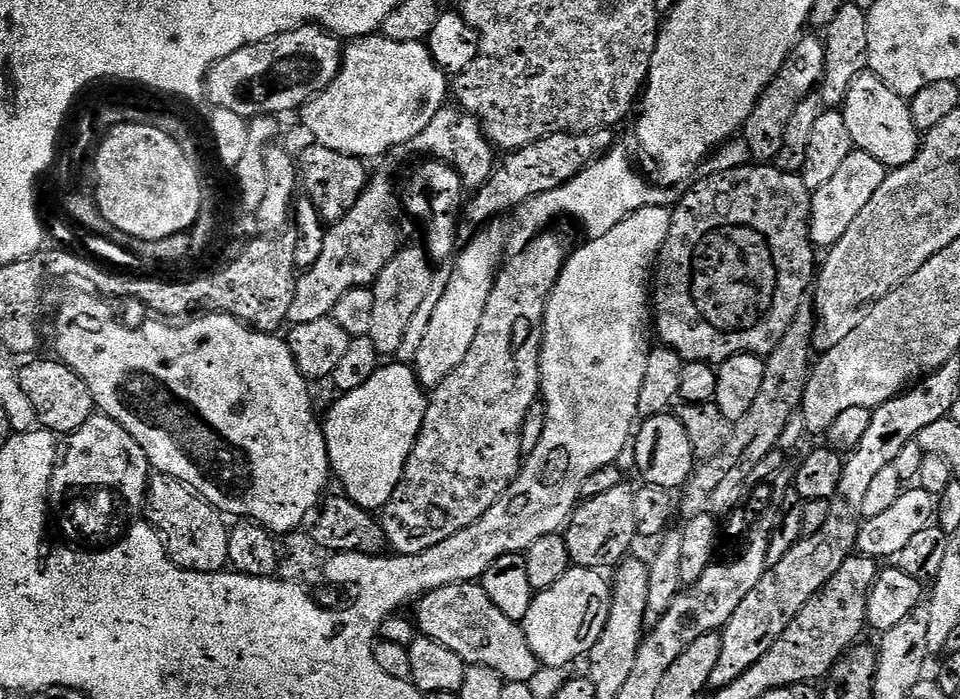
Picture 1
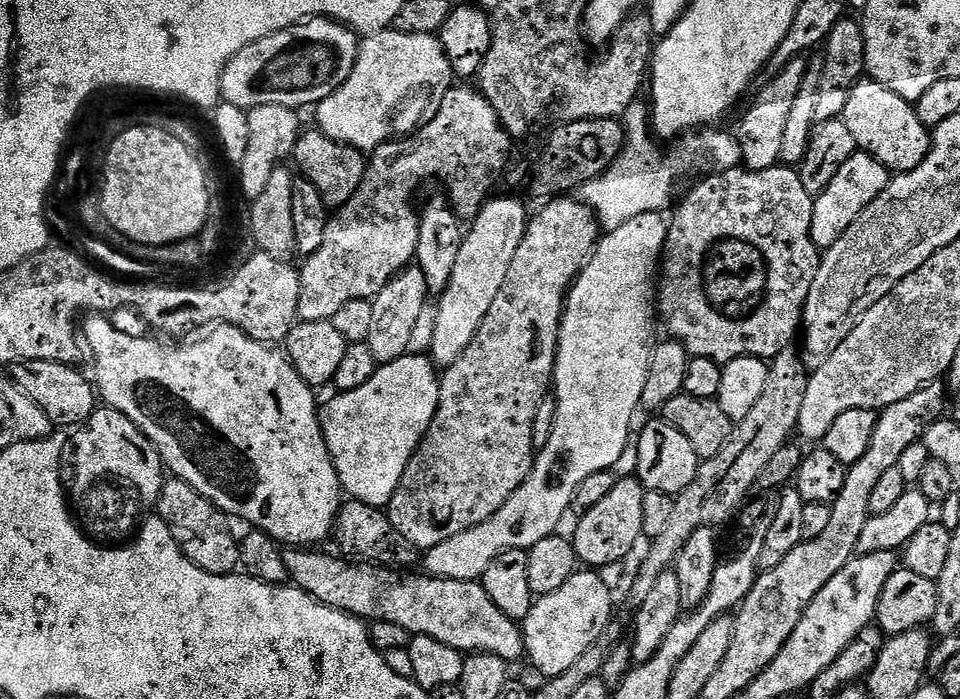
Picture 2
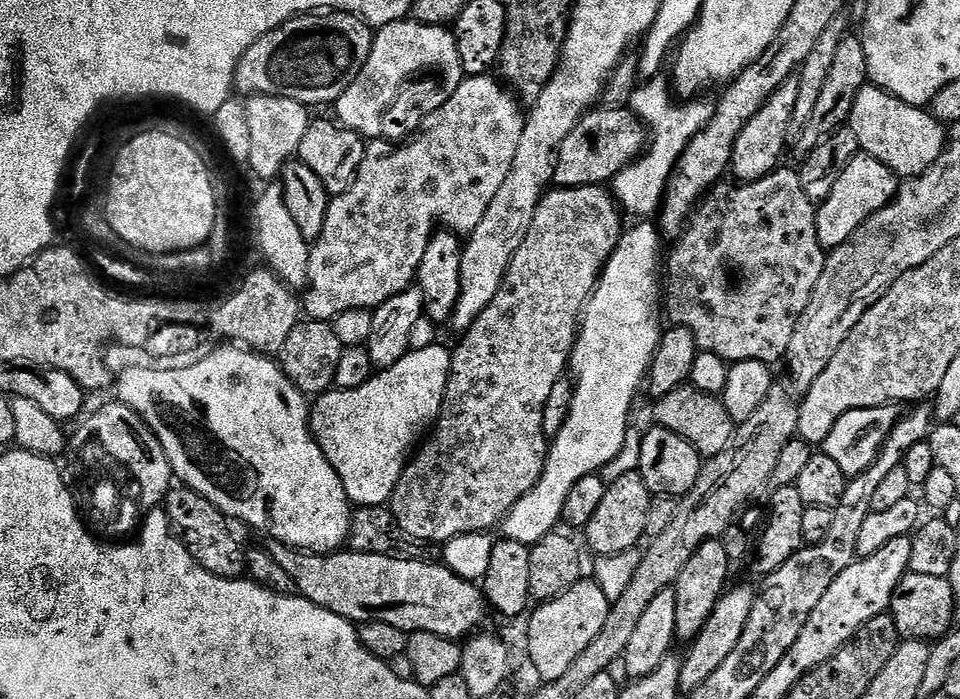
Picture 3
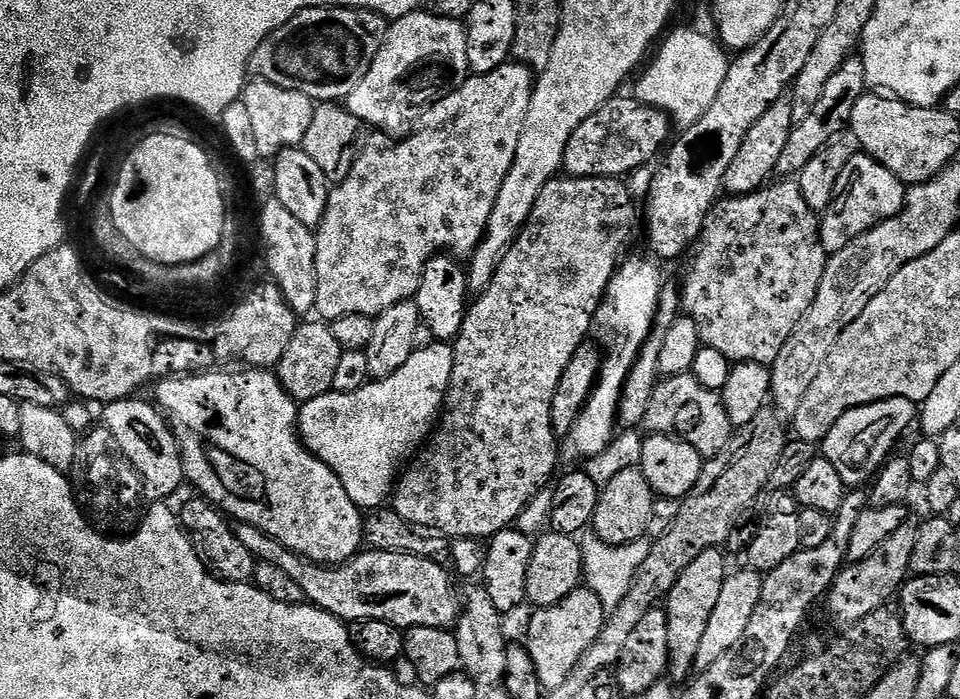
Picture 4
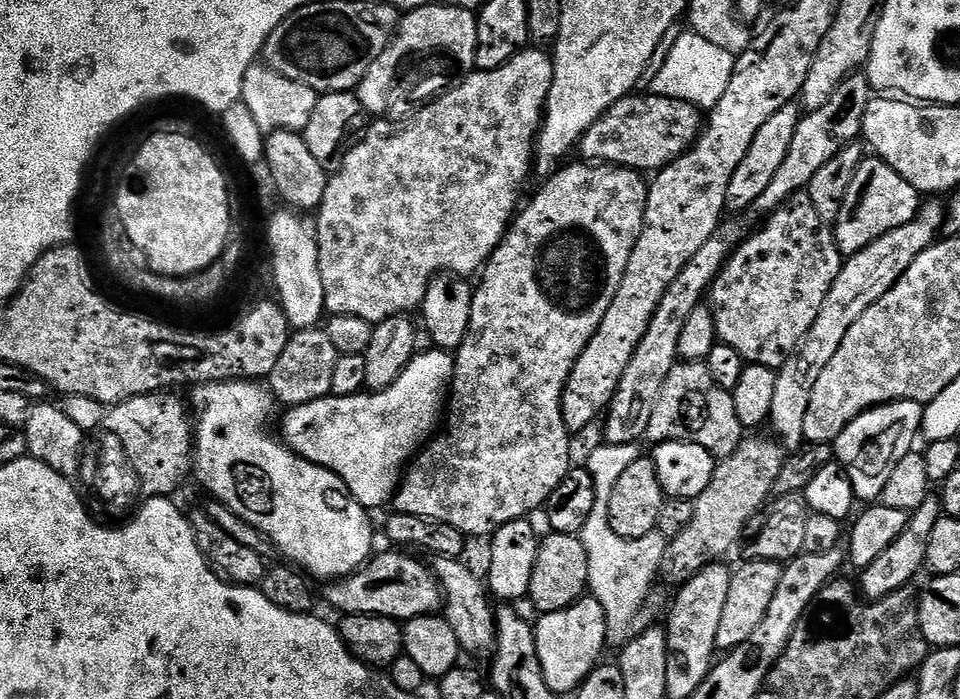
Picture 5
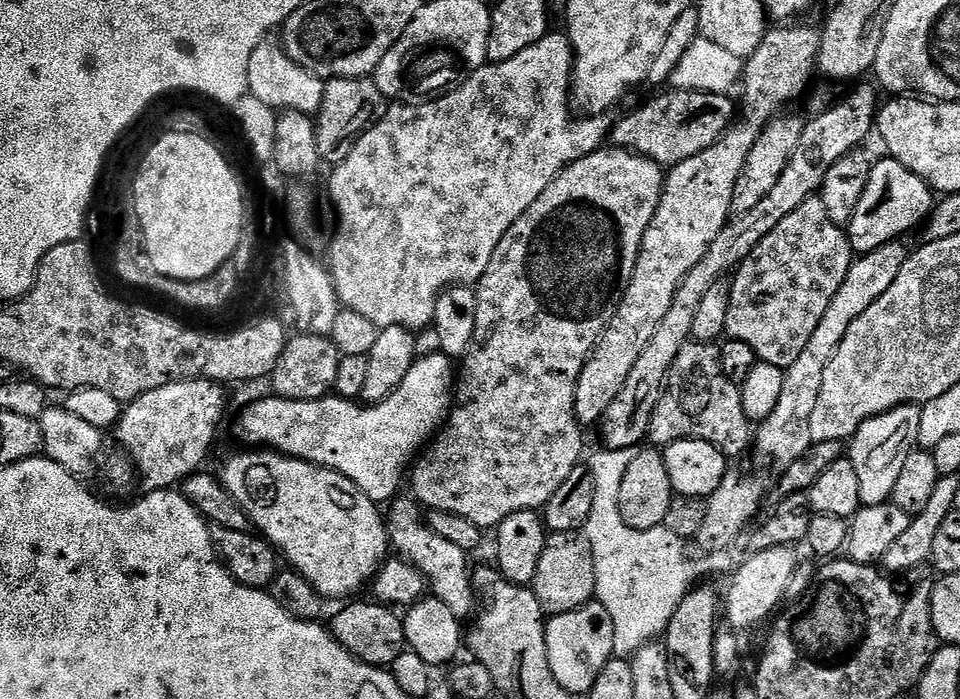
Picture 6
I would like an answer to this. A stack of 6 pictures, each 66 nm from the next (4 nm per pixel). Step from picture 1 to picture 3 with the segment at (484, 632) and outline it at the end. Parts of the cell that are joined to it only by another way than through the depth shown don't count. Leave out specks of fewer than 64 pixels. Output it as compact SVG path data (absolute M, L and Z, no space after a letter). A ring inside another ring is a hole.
M268 540L266 551L286 570L286 574L294 578L298 593L305 600L357 625L377 620L398 626L398 630L409 634L424 632L425 637L439 636L442 640L460 642L471 637L481 627L479 624L484 615L490 612L483 587L458 578L458 574L440 562L431 564L417 558L362 554L351 550L331 554L301 552L299 548L290 548L277 540Z

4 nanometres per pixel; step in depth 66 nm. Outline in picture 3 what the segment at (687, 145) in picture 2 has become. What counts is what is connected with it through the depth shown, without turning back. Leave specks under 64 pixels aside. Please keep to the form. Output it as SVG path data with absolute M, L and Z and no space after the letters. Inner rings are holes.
M659 76L637 85L628 100L627 107L641 121L650 133L650 143L636 163L626 166L614 181L614 196L625 213L636 218L652 218L660 212L664 203L664 192L668 180L680 161L686 146L712 119L713 109L704 104L684 104L679 108L672 102L672 94L665 77Z

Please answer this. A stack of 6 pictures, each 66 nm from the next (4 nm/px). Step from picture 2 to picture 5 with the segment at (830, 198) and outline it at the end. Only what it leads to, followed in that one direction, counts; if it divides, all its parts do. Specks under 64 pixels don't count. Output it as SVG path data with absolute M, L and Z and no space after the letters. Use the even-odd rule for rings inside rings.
M865 158L860 163L834 222L834 235L841 257L852 256L870 246L870 242L882 238L882 234L890 234L890 230L906 226L906 222L914 219L920 211L922 193L887 167L880 166L876 172L875 163L877 164L877 161L872 158Z

